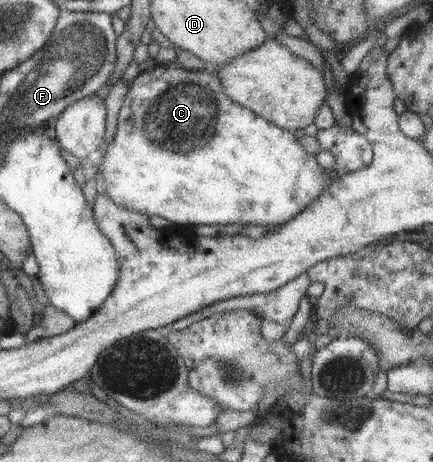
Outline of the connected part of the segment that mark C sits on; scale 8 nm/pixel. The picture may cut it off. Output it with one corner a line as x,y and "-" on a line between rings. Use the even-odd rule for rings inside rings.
162,62
152,66
152,70
139,72
131,81
130,88
124,96
122,107
120,107
116,129
114,135
108,143
100,149
102,152
101,163
98,164
99,171
96,174
98,188
101,188
110,196
110,200
122,208
140,212
147,217
157,215
168,222
184,225
190,229
195,225
211,225
219,227
223,225
236,225
242,223
246,227
256,223
256,225
266,225
268,230
284,225
288,219
306,209
320,193
328,189
328,183
332,181
329,171
316,164
316,159
312,154
308,154
294,137
293,131
282,129
256,115
254,112
242,107
230,100
220,86
218,74
209,68
204,70
188,70
182,68
178,62

